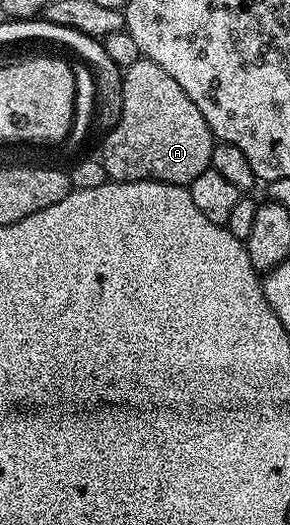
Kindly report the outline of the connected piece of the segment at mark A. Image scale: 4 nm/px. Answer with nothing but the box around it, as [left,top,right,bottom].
[99,58,215,186]

